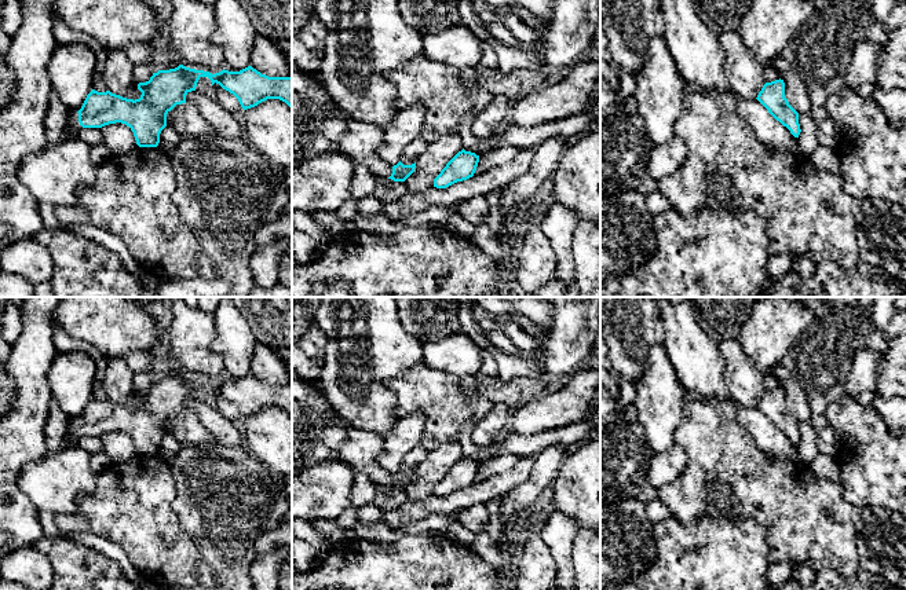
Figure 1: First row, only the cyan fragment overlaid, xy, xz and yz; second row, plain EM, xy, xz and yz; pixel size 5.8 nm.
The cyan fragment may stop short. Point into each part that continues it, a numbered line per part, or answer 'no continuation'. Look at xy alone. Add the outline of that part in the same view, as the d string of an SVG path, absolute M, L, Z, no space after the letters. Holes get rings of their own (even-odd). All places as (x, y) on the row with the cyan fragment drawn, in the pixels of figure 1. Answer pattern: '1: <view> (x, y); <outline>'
1: xy (73, 127); M77 111L70 113L63 133L65 139L76 138L81 129L83 127L78 122L78 113Z

